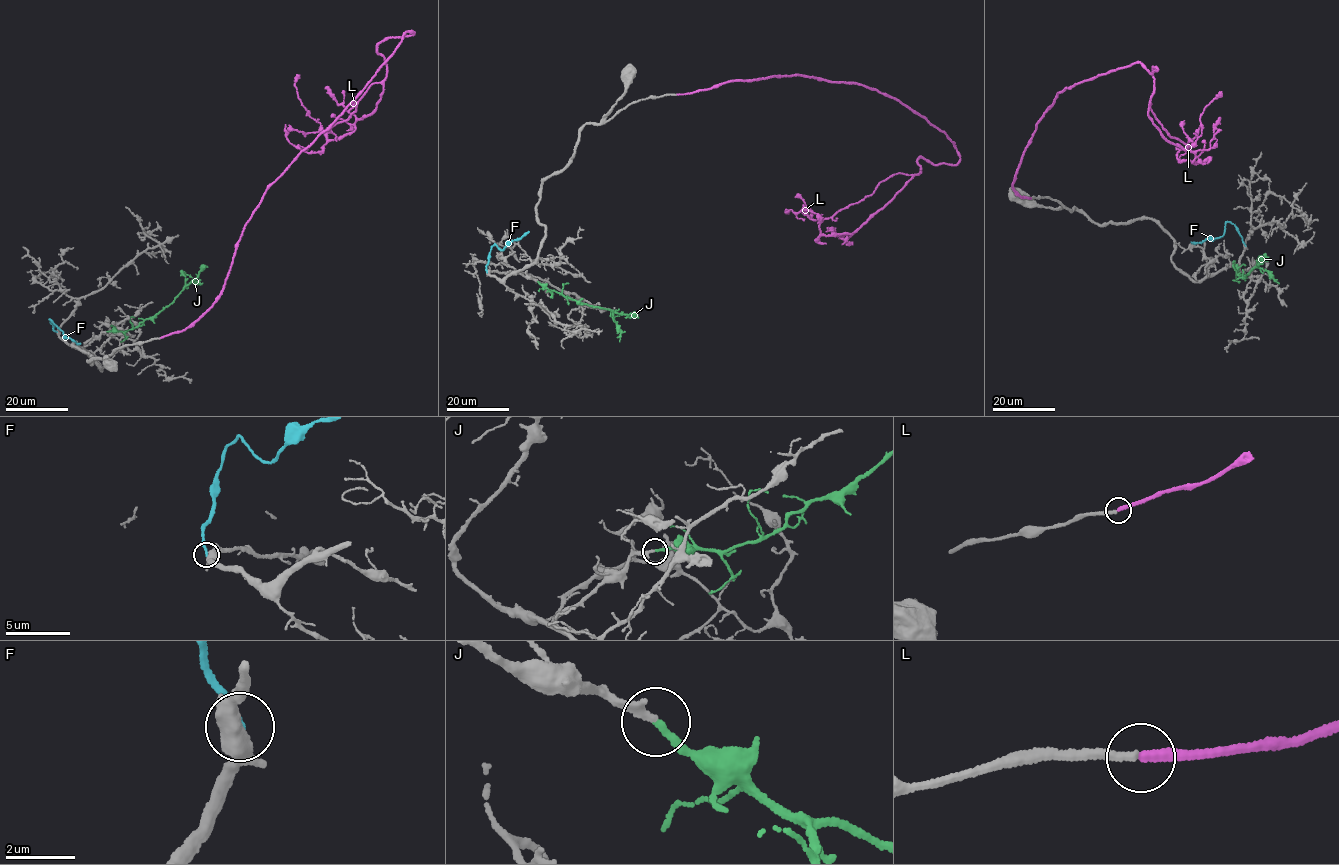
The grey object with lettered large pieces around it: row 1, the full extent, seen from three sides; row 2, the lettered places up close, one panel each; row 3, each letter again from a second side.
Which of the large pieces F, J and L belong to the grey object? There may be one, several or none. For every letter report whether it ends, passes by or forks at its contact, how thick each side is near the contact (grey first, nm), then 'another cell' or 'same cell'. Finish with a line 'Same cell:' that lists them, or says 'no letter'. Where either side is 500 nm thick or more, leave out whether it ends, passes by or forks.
F: it ends; calibres 440 and 200 nm; another cell
J: it ends; calibres 260 and 200 nm; same cell
L: it ends; calibres 260 and 300 nm; another cell
Same cell: J

